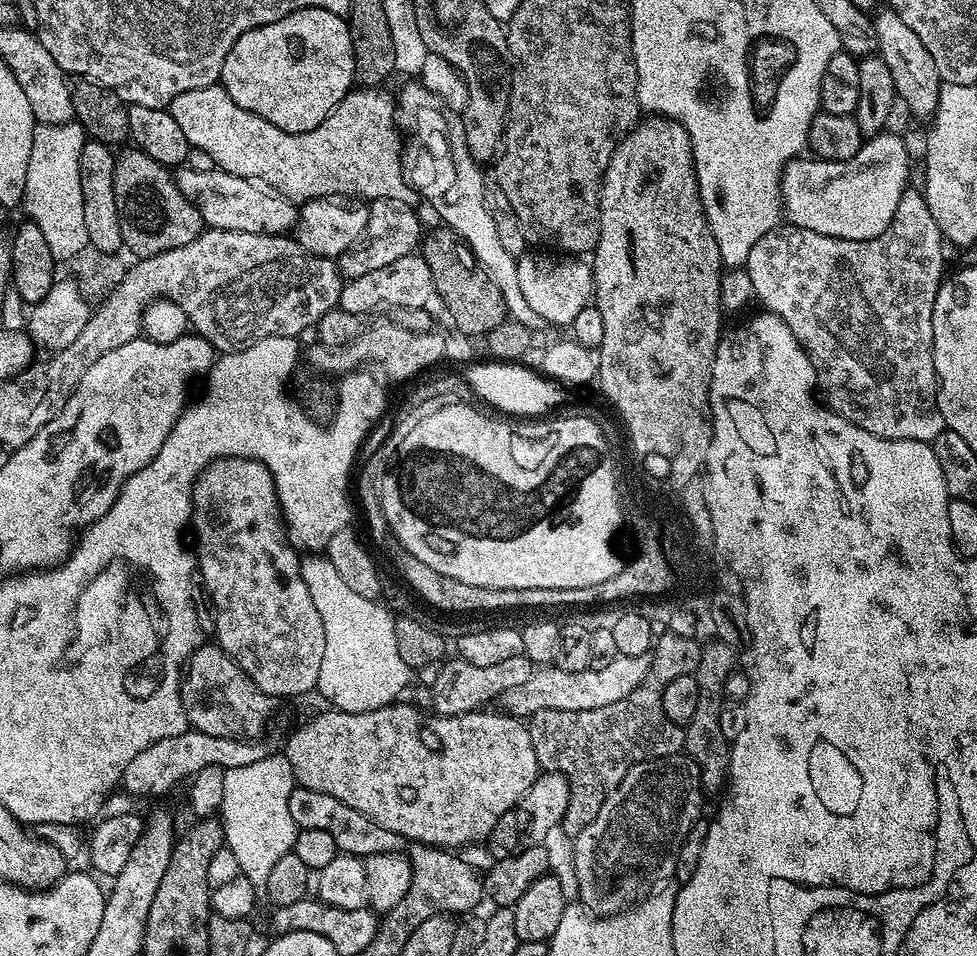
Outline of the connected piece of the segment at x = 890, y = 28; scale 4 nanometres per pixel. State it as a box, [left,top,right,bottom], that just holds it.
[874,7,942,117]

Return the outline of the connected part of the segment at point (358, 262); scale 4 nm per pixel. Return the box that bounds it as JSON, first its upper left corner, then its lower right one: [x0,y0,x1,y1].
[338,200,422,281]

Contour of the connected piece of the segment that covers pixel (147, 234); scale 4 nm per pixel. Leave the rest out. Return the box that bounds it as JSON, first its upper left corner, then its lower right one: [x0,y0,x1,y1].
[114,146,206,258]

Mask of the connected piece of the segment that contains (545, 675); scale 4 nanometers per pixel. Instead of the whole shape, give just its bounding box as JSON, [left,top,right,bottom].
[499,655,652,718]

